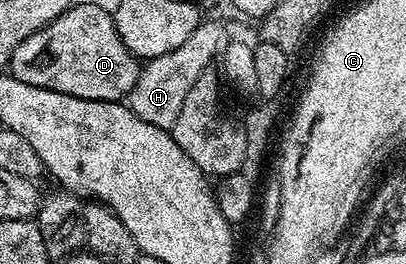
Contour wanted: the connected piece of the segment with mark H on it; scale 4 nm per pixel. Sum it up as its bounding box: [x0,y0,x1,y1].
[128,20,224,131]

